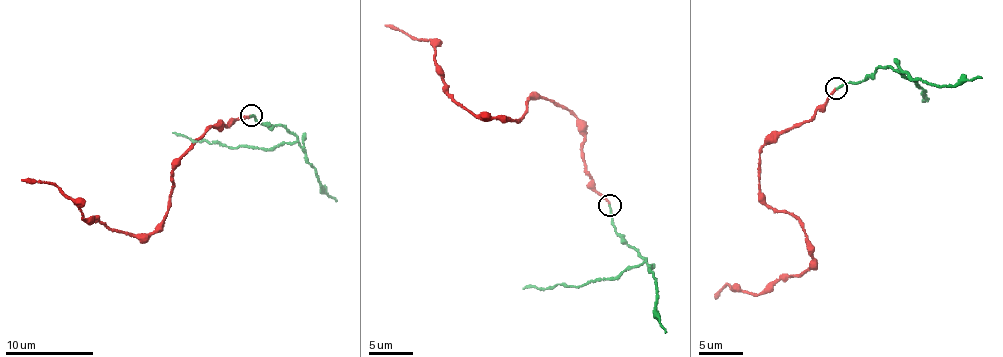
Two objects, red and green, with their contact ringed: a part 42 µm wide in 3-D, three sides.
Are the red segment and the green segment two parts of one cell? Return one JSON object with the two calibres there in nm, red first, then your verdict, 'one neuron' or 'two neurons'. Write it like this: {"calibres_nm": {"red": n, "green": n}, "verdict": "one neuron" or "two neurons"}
{"calibres_nm": {"red": 190, "green": 140}, "verdict": "two neurons"}

